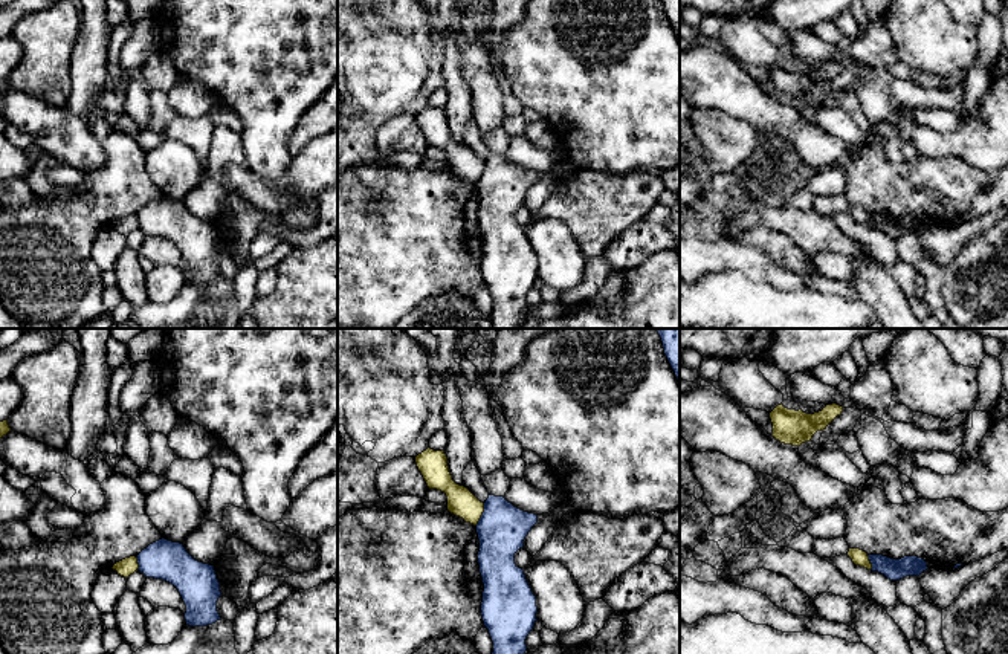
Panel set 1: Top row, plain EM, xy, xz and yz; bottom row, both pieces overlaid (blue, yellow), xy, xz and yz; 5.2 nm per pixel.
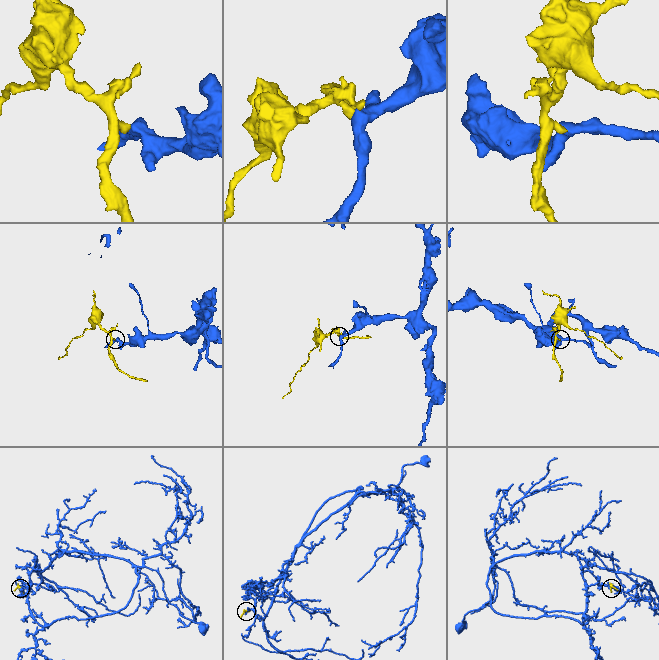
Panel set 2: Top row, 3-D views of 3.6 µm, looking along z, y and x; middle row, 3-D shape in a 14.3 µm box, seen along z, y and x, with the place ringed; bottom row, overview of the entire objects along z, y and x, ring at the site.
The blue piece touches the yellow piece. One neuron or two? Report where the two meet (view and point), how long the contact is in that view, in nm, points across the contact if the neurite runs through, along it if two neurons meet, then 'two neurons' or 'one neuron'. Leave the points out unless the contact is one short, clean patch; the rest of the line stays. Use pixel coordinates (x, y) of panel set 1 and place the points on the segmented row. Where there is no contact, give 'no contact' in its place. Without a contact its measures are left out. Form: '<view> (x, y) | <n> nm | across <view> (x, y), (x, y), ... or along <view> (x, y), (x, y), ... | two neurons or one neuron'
xz (483, 514) | 130 nm | along xz (484, 503), (484, 511), (475, 524) | two neurons

